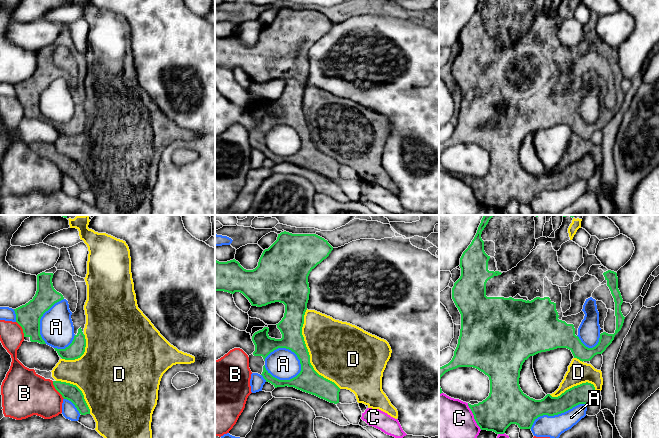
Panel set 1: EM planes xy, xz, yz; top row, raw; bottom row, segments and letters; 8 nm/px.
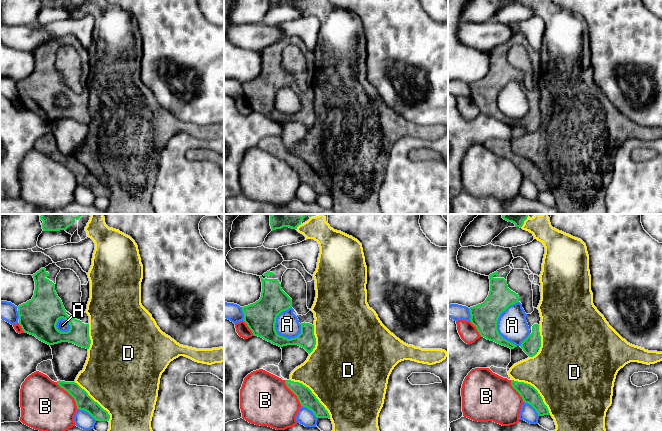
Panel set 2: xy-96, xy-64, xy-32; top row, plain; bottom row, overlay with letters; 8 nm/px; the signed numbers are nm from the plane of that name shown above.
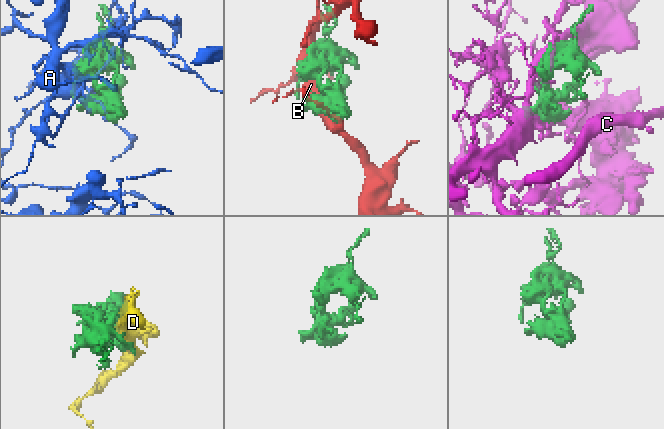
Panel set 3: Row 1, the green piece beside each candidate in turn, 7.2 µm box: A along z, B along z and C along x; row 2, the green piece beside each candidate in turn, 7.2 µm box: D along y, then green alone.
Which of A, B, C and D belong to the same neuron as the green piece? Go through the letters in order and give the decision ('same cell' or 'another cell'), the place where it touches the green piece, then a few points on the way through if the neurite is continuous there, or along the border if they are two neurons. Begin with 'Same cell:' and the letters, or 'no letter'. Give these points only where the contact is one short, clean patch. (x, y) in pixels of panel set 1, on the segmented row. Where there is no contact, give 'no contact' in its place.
Same cell: D
A: another cell | xz (288, 348)
B: another cell | xy (56, 389)
C: another cell | yz (474, 416)
D: same cell | xz (308, 352)

